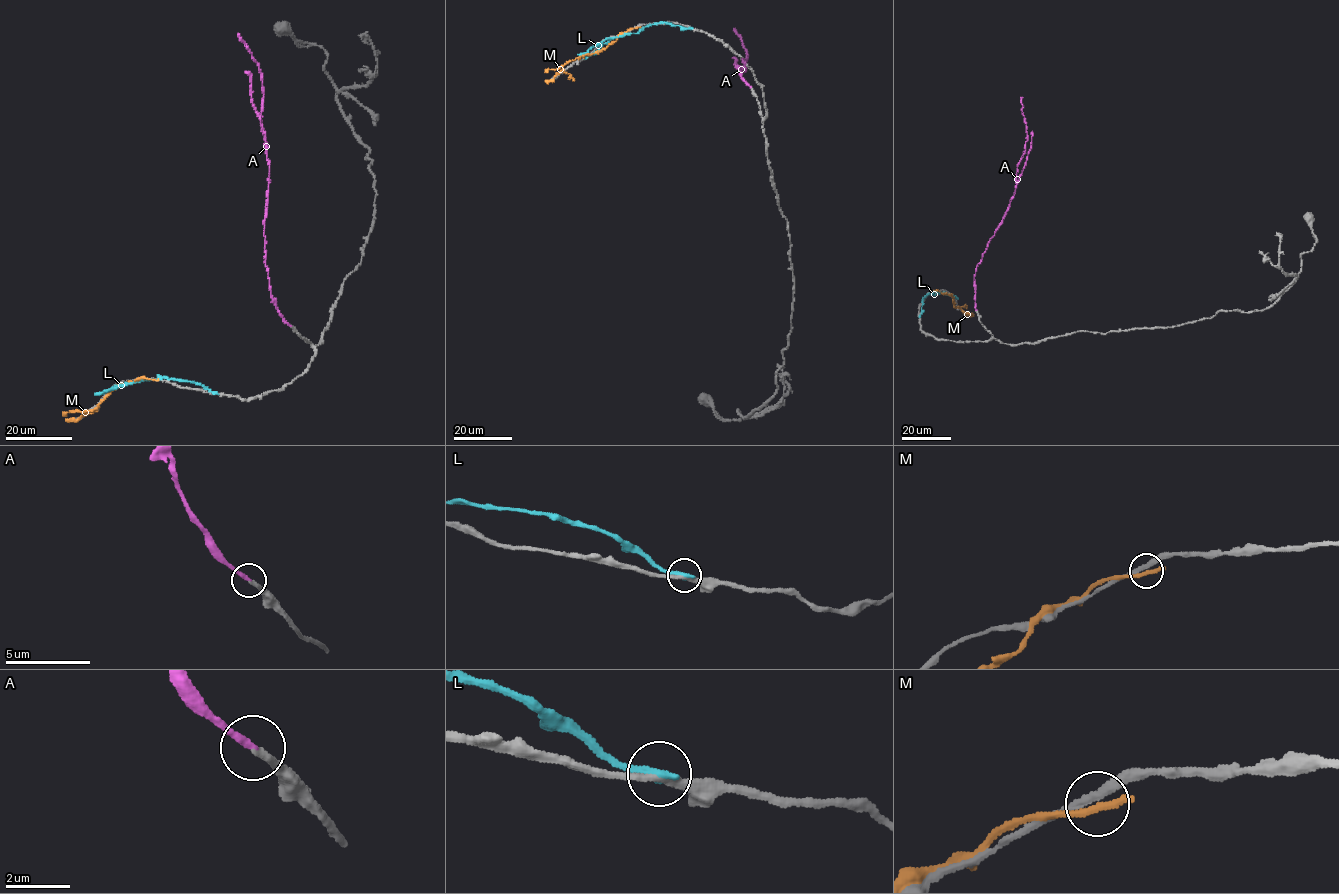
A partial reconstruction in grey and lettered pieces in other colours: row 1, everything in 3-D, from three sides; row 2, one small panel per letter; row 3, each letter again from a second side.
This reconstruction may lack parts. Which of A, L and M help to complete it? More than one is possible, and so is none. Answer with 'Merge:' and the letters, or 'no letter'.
Merge: A

